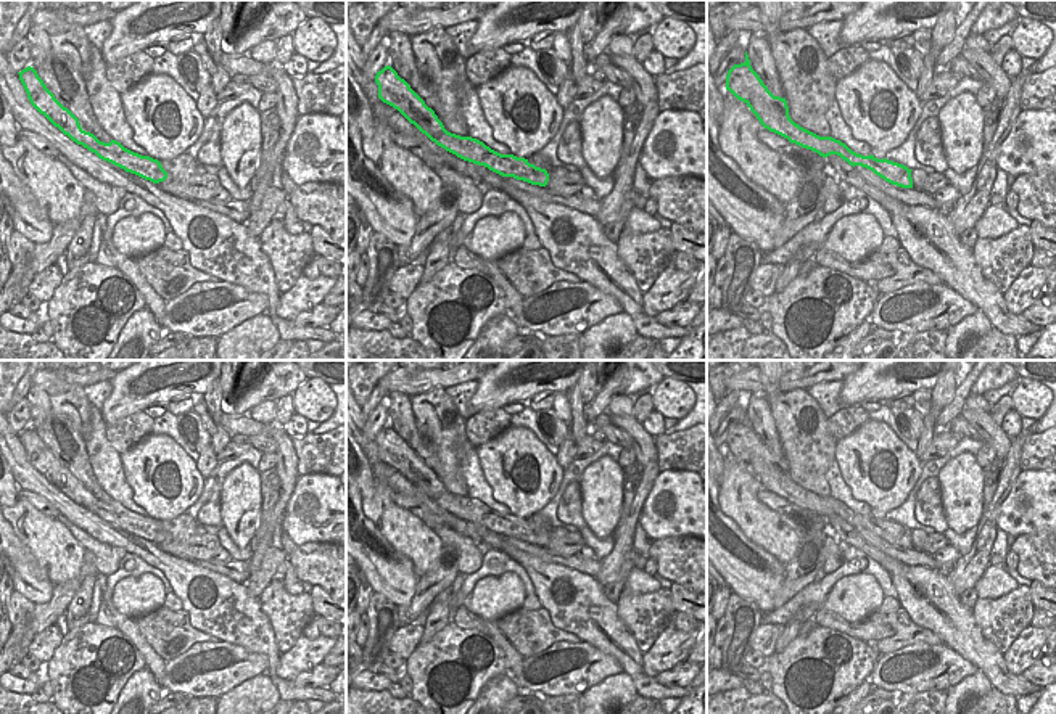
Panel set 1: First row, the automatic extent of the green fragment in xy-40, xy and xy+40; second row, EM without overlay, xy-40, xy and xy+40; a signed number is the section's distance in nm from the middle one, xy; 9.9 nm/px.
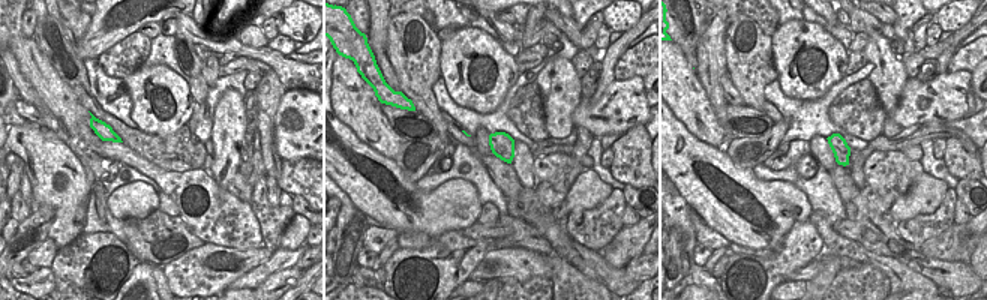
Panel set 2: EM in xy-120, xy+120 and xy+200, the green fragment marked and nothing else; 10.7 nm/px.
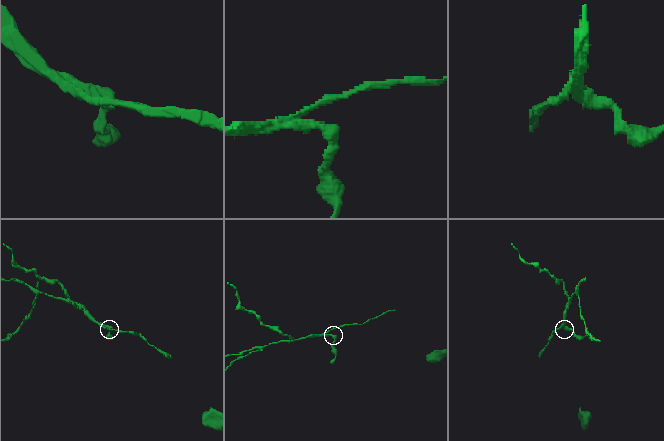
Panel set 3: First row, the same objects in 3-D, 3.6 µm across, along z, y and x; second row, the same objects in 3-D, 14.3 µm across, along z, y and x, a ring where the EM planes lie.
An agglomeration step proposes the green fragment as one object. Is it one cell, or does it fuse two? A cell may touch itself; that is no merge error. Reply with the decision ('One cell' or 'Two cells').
Two cells

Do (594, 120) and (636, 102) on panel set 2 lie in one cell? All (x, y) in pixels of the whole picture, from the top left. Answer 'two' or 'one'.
one

